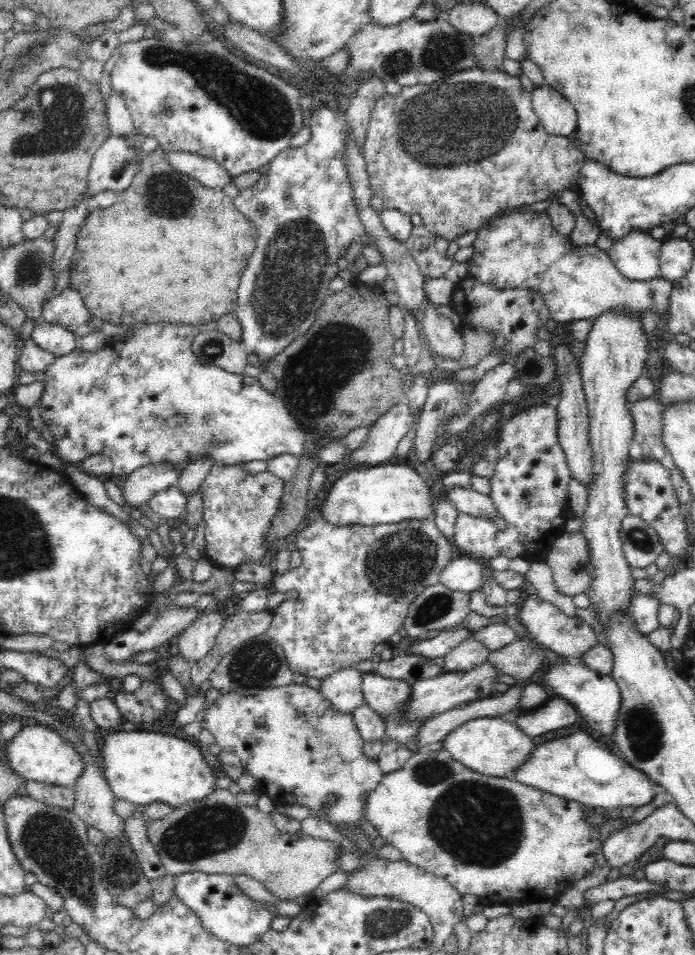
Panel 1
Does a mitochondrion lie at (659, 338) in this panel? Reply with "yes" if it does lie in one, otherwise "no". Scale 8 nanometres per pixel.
no

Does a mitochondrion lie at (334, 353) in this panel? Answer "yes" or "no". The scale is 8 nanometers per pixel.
yes

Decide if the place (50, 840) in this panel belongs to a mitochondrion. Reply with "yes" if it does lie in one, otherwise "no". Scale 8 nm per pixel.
yes

